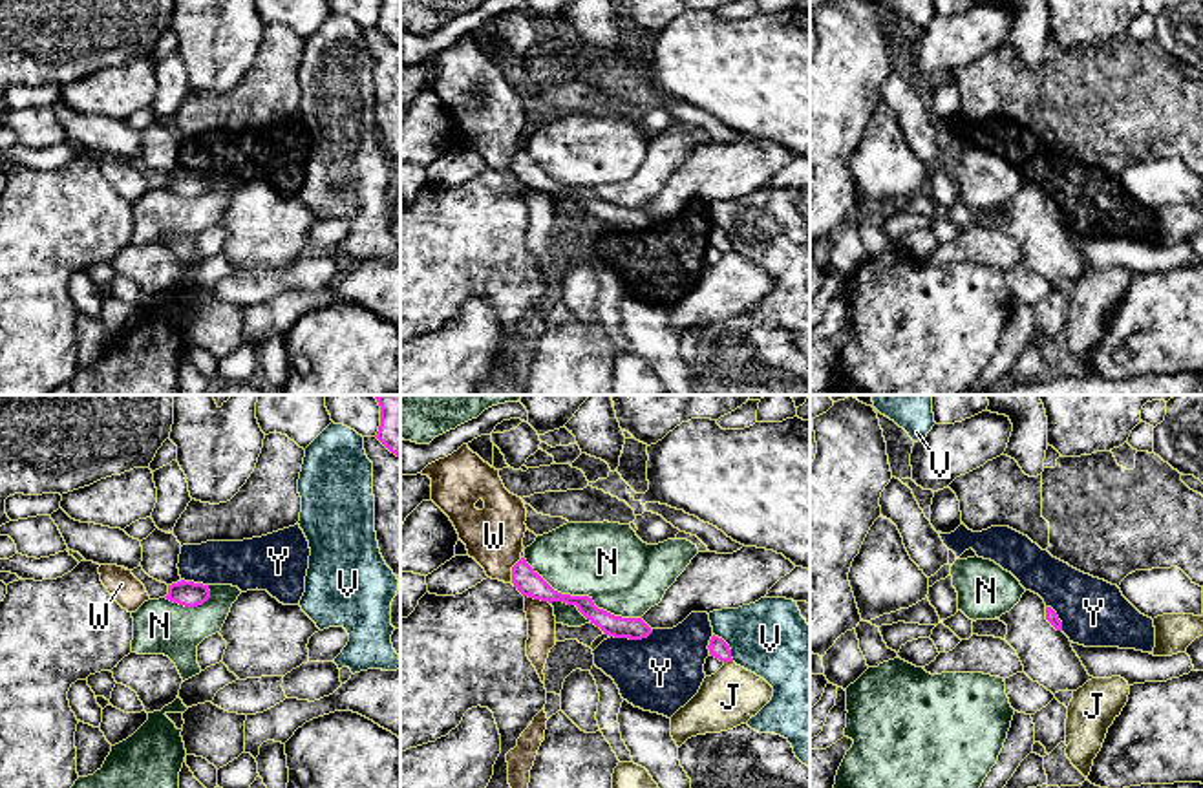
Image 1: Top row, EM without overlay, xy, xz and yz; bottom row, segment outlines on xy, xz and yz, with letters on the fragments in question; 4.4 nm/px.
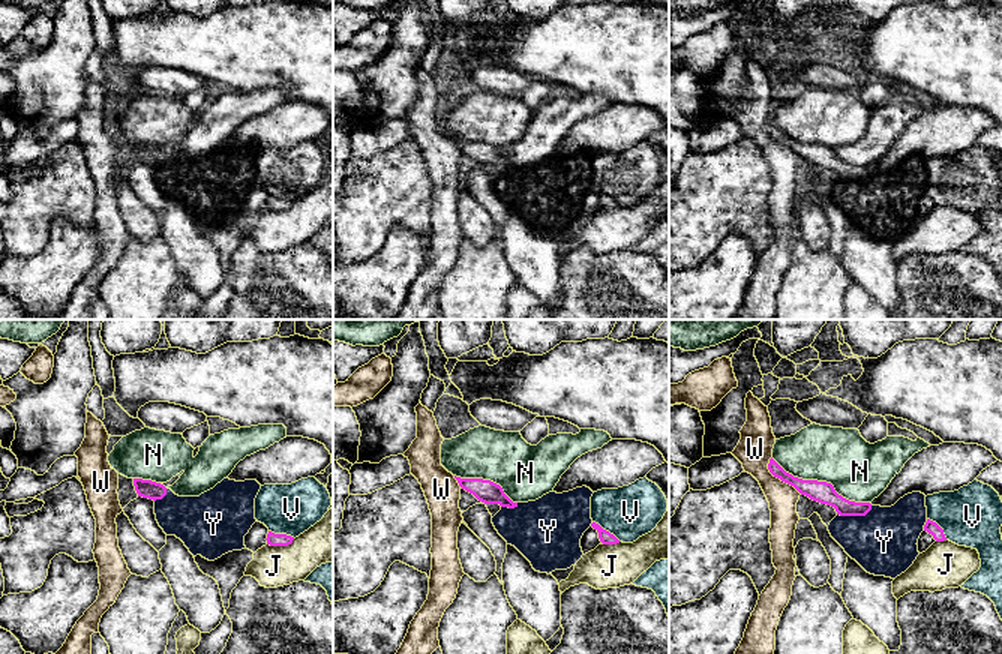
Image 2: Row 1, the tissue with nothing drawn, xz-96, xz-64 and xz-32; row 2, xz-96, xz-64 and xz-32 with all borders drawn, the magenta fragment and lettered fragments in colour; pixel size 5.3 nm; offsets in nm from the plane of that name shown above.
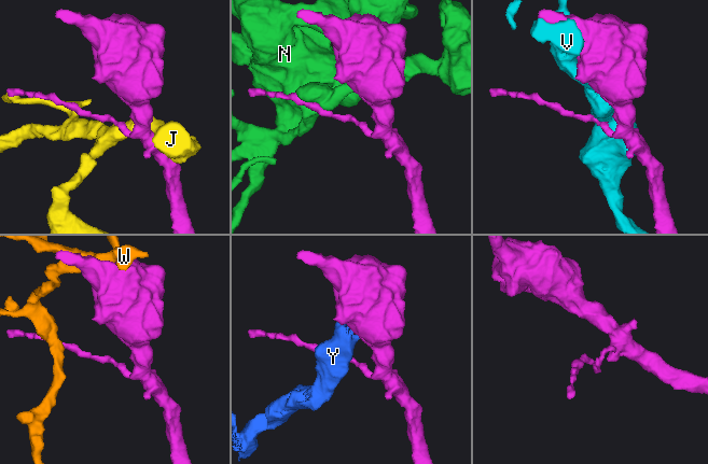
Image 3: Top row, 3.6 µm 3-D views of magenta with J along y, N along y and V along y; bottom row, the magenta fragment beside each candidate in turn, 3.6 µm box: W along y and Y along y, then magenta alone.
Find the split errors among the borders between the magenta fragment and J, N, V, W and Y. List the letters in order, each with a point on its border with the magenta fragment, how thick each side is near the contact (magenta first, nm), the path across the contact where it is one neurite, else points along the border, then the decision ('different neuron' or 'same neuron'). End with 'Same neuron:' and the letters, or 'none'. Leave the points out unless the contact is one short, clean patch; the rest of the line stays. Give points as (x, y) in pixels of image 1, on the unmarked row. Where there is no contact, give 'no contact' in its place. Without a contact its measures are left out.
J: contact xz (728, 251); calibres 80 and 260 nm; different neuron
N: contact xz (582, 187); calibres 110 and 360 nm; different neuron
V: contact xz (728, 236); calibres 80 and 340 nm; different neuron
W: contact xz (512, 161); calibres 110 and 260 nm; different neuron
Y: contact xz (631, 229); calibres 100 and 340 nm; different neuron
Same neuron: none

